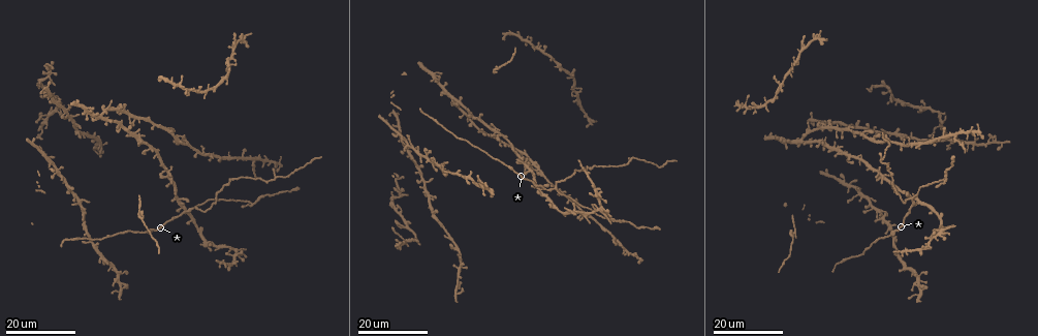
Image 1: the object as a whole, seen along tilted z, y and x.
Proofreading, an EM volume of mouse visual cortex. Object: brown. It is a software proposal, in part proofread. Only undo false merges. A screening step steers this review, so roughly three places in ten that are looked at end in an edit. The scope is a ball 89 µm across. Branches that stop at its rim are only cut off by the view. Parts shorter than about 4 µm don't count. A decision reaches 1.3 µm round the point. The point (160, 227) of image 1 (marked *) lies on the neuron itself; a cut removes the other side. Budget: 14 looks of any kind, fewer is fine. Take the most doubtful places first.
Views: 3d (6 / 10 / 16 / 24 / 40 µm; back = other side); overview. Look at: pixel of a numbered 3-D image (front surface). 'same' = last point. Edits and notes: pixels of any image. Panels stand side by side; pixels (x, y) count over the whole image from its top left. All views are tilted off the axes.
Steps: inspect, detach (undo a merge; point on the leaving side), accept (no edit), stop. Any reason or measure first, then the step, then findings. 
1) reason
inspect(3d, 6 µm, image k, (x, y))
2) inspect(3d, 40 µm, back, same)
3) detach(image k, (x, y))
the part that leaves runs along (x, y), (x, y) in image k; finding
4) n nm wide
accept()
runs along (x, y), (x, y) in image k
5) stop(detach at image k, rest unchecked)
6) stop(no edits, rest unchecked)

branch point
inspect(3d, 24 µm, image 1, (188, 209))

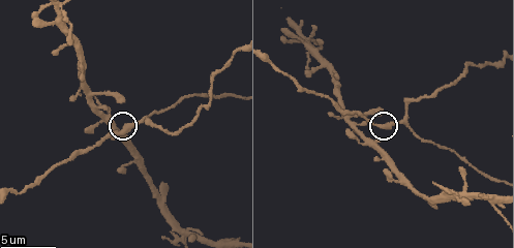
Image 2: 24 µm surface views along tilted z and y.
closer look
inspect(3d, 6 µm, image 2, (119, 132))

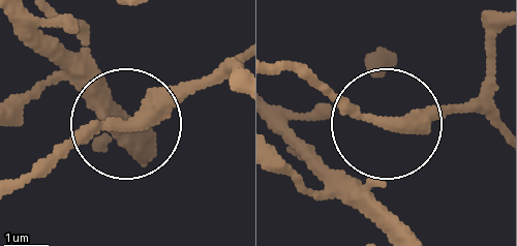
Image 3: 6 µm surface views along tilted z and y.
side arm 54 µm
accept()
runs along (281, 69), (399, 126), (481, 115) in image 3; one neuron here

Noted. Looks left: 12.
four or more arms meet
inspect(3d, 16 µm, image 1, (859, 192))

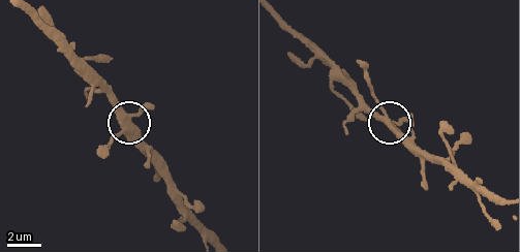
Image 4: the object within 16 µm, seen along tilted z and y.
inspect(3d, 6 µm, image 4, (385, 119))

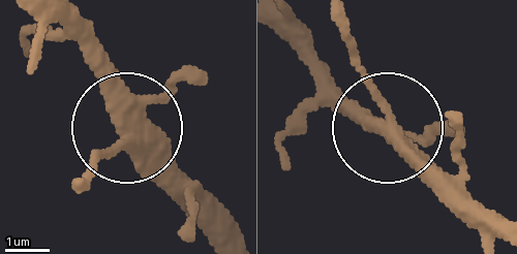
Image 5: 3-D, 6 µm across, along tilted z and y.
370 nm wide
accept()
one neuron here

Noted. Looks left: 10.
inspect(3d, 16 µm, image 1, (495, 127))

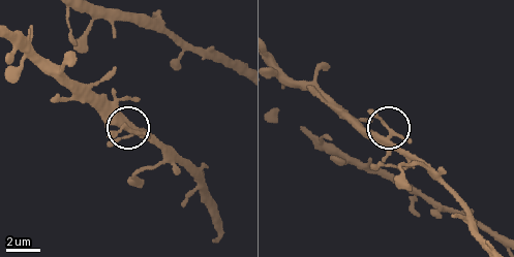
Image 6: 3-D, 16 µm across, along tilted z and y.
inspect(3d, 10 µm, image 6, (386, 124))

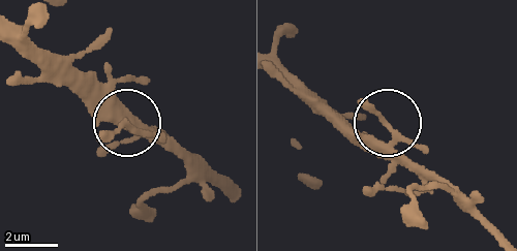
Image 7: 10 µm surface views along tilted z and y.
side arm 45 µm
accept()
runs along (231, 195), (64, 85) in image 7; all the same neuron

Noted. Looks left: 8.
a fork
inspect(3d, 24 µm, image 1, (256, 159))

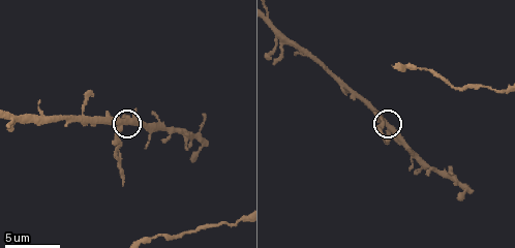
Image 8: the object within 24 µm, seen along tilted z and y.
inspect(3d, 10 µm, image 8, (122, 126))

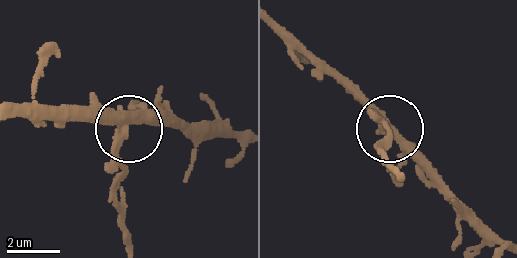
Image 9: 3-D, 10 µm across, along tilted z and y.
closer look
inspect(3d, 6 µm, image 9, (125, 127))

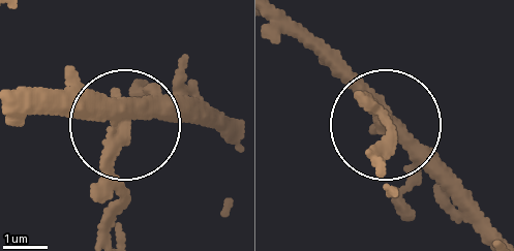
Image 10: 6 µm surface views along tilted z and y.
3 arms
accept()
one neuron here

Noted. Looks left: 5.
inspect(3d, 16 µm, image 1, (413, 238))

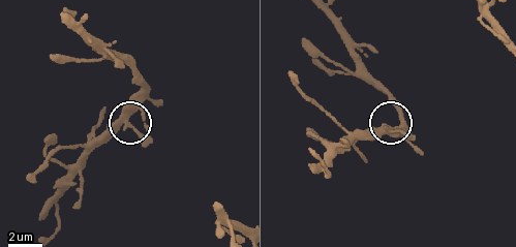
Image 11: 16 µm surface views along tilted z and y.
inspect(3d, 10 µm, image 11, (129, 125))

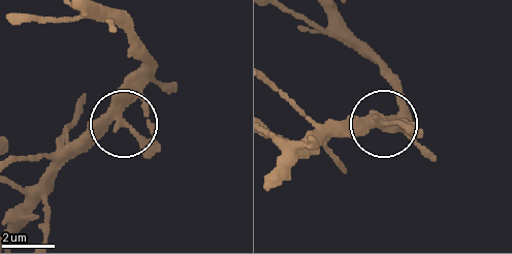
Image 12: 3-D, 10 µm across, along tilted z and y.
260 nm wide
accept()
one neuron here

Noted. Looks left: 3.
three-way junction
inspect(3d, 16 µm, image 1, (436, 71))

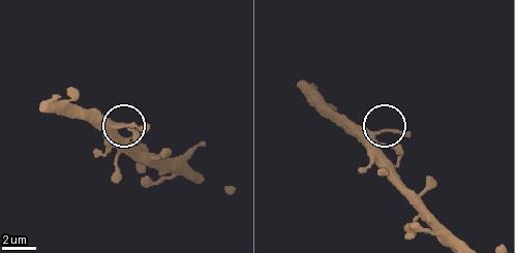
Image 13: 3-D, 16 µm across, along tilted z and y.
inspect(3d, 6 µm, image 13, (372, 132))

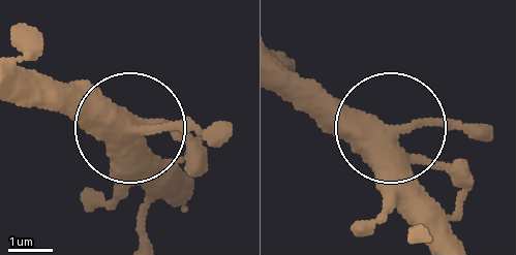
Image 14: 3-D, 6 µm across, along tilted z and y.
side arm 6 µm
accept()
continuous, no second neuron

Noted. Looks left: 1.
stop(no edits, rest unchecked)

